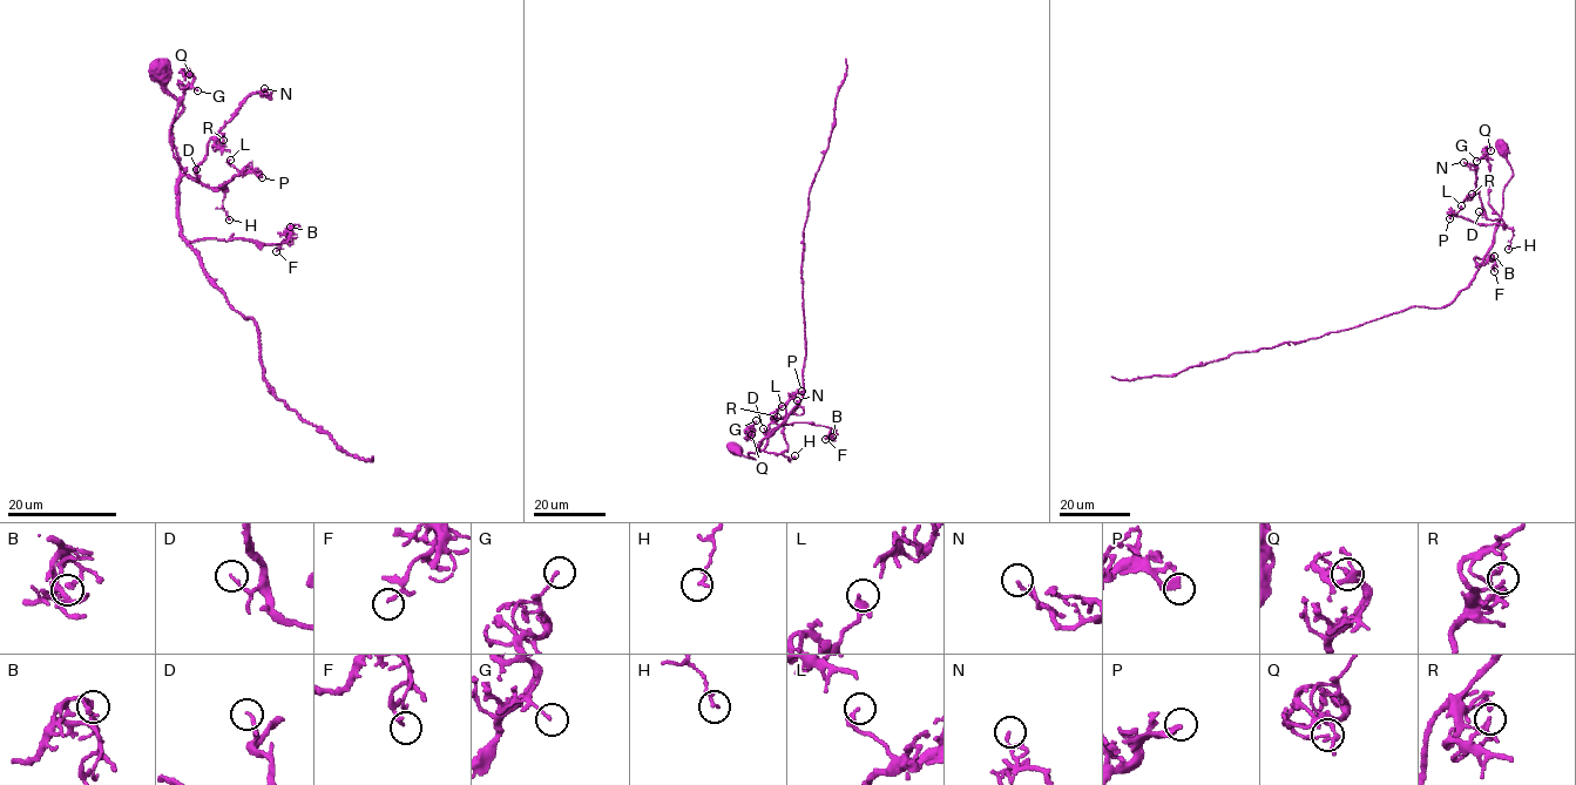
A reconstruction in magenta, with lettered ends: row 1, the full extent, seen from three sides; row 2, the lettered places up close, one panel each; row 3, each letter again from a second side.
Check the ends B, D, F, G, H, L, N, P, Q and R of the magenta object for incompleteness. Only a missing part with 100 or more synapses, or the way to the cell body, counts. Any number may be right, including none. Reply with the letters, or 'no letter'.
no letter

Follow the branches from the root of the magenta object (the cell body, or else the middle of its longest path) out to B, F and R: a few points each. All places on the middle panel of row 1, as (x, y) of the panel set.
B: (736, 447), (755, 459), (749, 453), (757, 453), (769, 433), (792, 423), (829, 426), (832, 437)
F: (736, 447), (755, 459), (749, 453), (757, 453), (769, 433), (792, 423), (829, 426), (832, 437), (825, 439)
R: (736, 447), (743, 455), (755, 459), (749, 453), (764, 447), (764, 433), (777, 417)

